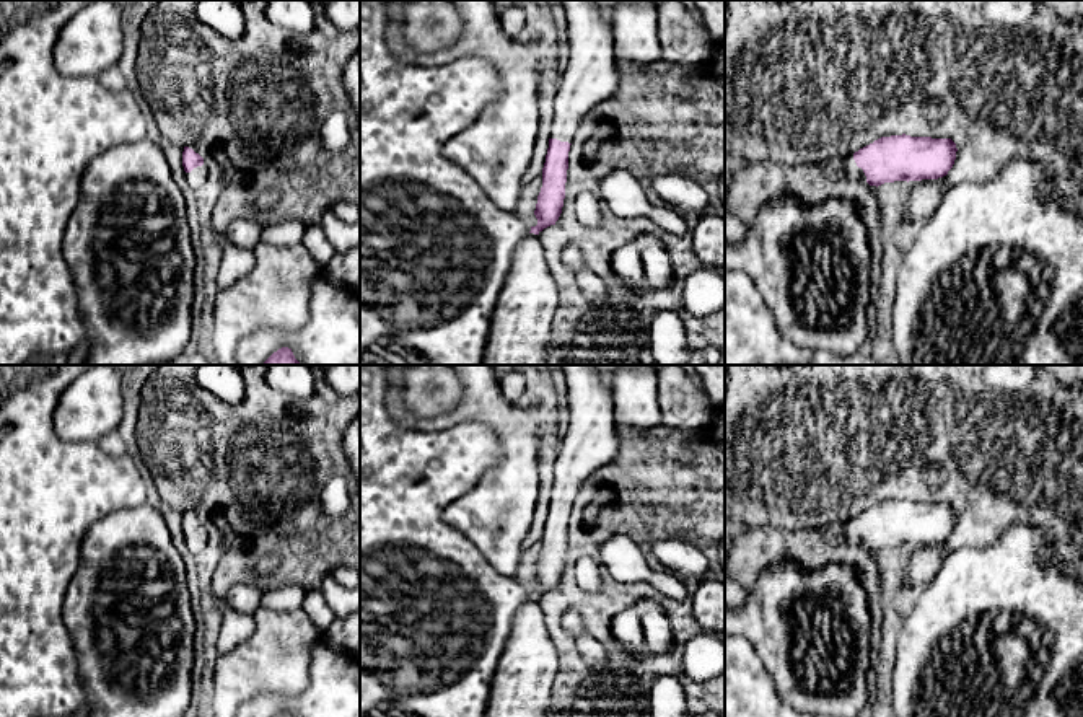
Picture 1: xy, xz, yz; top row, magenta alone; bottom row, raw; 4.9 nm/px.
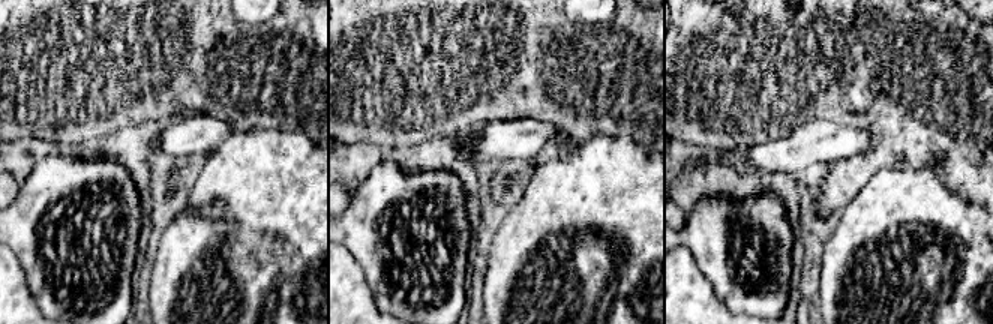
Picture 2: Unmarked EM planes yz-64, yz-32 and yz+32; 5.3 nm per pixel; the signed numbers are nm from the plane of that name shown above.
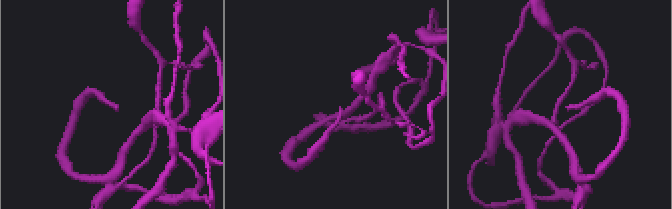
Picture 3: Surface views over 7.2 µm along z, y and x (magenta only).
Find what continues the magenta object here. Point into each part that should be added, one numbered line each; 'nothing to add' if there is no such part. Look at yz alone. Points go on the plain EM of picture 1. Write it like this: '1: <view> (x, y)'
1: yz (850, 535)

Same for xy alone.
1: xy (197, 541)

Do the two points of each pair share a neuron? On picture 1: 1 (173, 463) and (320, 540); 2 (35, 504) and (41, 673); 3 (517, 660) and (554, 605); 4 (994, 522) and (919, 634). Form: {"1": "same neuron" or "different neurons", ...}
{"1": "same neuron", "2": "same neuron", "3": "different neurons", "4": "different neurons"}

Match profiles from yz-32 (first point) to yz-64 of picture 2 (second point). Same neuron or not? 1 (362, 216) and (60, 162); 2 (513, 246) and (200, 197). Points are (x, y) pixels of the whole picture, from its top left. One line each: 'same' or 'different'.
1: same
2: same

